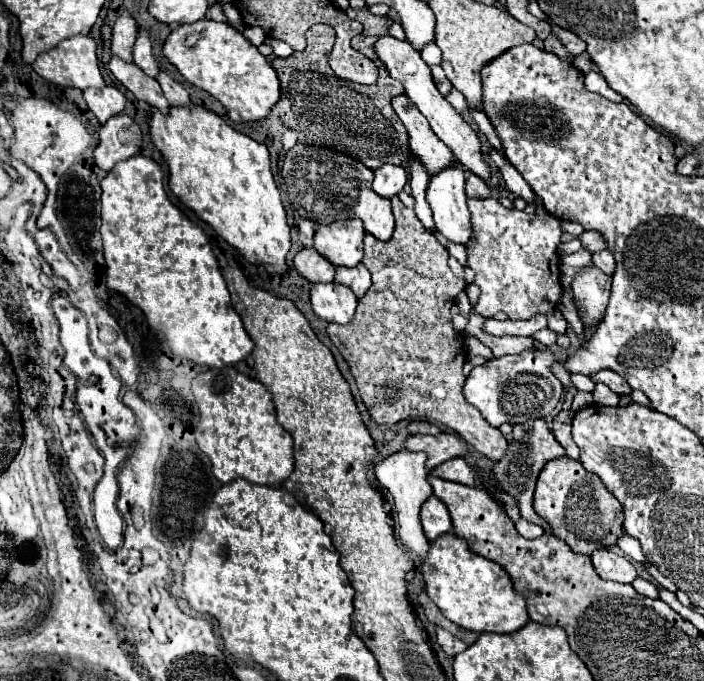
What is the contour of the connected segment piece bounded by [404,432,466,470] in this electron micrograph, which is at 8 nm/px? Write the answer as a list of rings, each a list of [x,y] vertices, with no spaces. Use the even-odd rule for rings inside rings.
[[[412,434],[406,440],[406,450],[410,452],[426,452],[428,460],[426,460],[426,468],[432,470],[434,466],[456,458],[456,456],[464,456],[466,454],[466,442],[456,436],[456,434],[436,434],[436,436],[422,436],[422,434]]]

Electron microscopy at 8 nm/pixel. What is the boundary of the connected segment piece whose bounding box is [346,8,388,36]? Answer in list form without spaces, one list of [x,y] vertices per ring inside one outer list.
[[[350,8],[350,10],[346,10],[346,12],[352,14],[352,18],[358,20],[358,22],[364,26],[364,32],[362,32],[364,36],[378,36],[380,32],[382,32],[382,34],[388,32],[388,18],[382,18],[382,20],[380,20],[380,16],[370,14],[368,8],[362,8],[362,10]]]

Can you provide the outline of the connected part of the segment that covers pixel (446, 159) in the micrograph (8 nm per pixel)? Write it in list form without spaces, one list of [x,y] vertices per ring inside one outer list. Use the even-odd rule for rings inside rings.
[[[404,94],[392,98],[392,108],[404,122],[410,134],[410,148],[428,170],[428,174],[436,174],[442,170],[442,166],[456,162],[454,154],[450,154],[450,148],[432,132],[426,118],[422,118],[420,110],[414,110],[414,104]]]

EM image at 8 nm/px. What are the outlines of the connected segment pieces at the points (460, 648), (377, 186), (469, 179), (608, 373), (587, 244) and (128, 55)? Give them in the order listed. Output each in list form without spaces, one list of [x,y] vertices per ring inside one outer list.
[[[436,628],[436,634],[438,634],[438,644],[442,646],[442,650],[448,654],[448,656],[456,656],[456,654],[460,654],[460,652],[464,652],[468,646],[460,640],[460,638],[456,638],[456,636],[452,636],[448,630],[444,630],[444,628]]]
[[[380,166],[374,172],[374,190],[382,198],[392,198],[406,186],[408,176],[402,166]]]
[[[468,172],[466,174],[466,194],[468,196],[490,196],[490,188],[480,176]]]
[[[600,370],[600,372],[596,372],[596,374],[592,374],[590,376],[594,382],[602,382],[602,384],[606,384],[610,390],[614,390],[616,394],[630,394],[632,392],[632,388],[628,386],[628,382],[620,376],[620,374],[616,374],[614,370]]]
[[[584,232],[584,234],[578,236],[578,240],[580,240],[582,246],[584,246],[588,252],[592,252],[592,254],[602,252],[602,250],[606,248],[606,242],[604,242],[602,234],[598,234],[598,232]]]
[[[128,12],[118,16],[112,26],[112,54],[124,60],[132,60],[132,46],[136,34],[138,34],[136,20]]]

